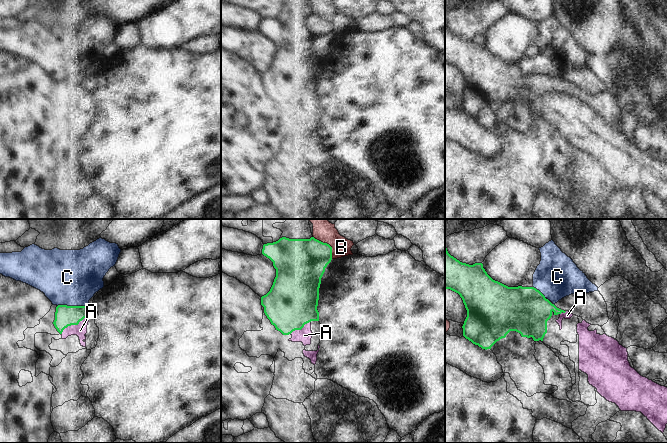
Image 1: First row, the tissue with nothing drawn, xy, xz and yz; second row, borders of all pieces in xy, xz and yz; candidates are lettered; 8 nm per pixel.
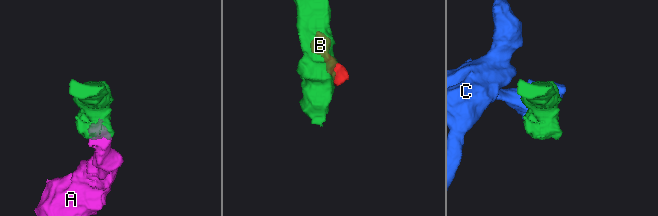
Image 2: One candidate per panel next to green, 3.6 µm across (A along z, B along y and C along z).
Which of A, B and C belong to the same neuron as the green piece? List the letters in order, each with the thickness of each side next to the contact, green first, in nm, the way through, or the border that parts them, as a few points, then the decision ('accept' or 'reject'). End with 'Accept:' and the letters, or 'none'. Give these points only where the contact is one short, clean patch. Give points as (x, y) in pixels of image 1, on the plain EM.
A: calibres 170 and 100 nm; way xy (65, 92), (72, 100), (80, 106); accept
B: calibres 360 and 160 nm; border xz (313, 12), (326, 18), (331, 23), (332, 34); reject
C: calibres 170 and 440 nm; reject
Accept: A

